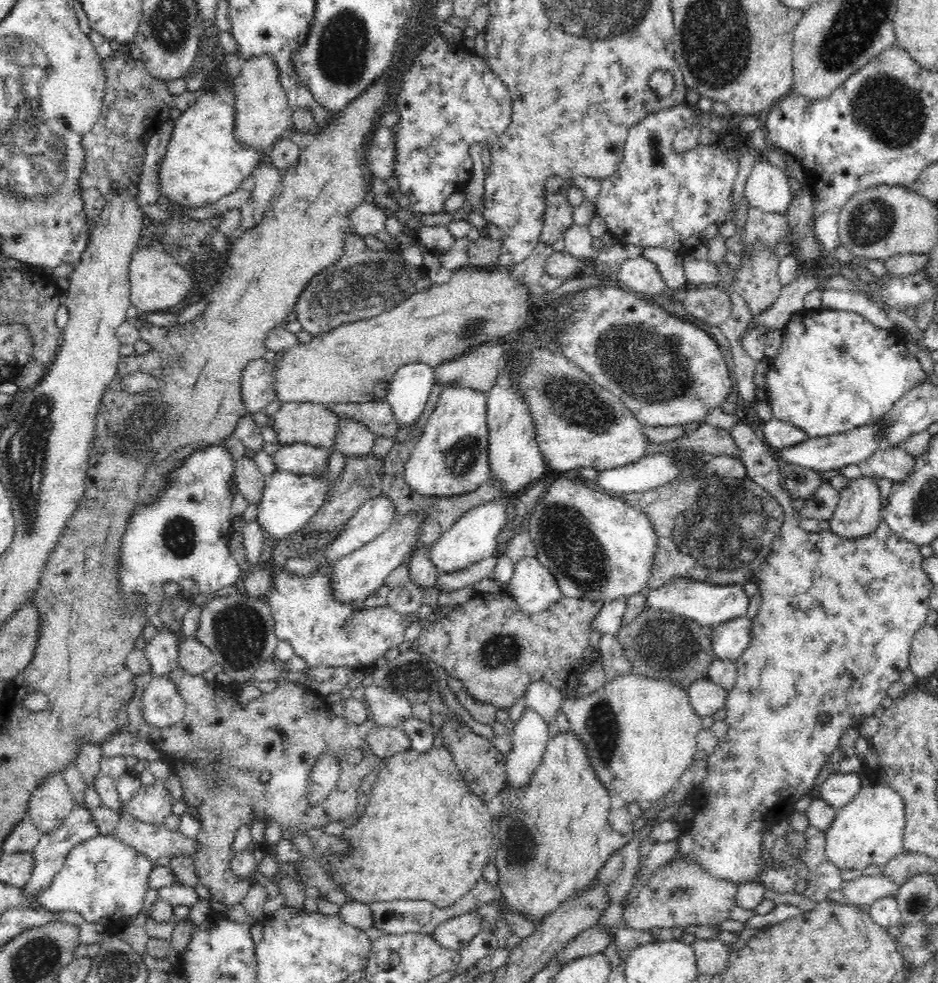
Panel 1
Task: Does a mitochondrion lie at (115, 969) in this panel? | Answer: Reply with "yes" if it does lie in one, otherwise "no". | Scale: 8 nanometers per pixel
yes

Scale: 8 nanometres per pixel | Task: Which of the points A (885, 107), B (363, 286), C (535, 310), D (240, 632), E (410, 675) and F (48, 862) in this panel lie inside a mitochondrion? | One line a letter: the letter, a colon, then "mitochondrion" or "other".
A: mitochondrion
B: mitochondrion
C: other
D: mitochondrion
E: mitochondrion
F: other

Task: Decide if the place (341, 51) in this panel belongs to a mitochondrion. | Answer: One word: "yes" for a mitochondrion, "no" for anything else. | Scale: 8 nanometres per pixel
yes

